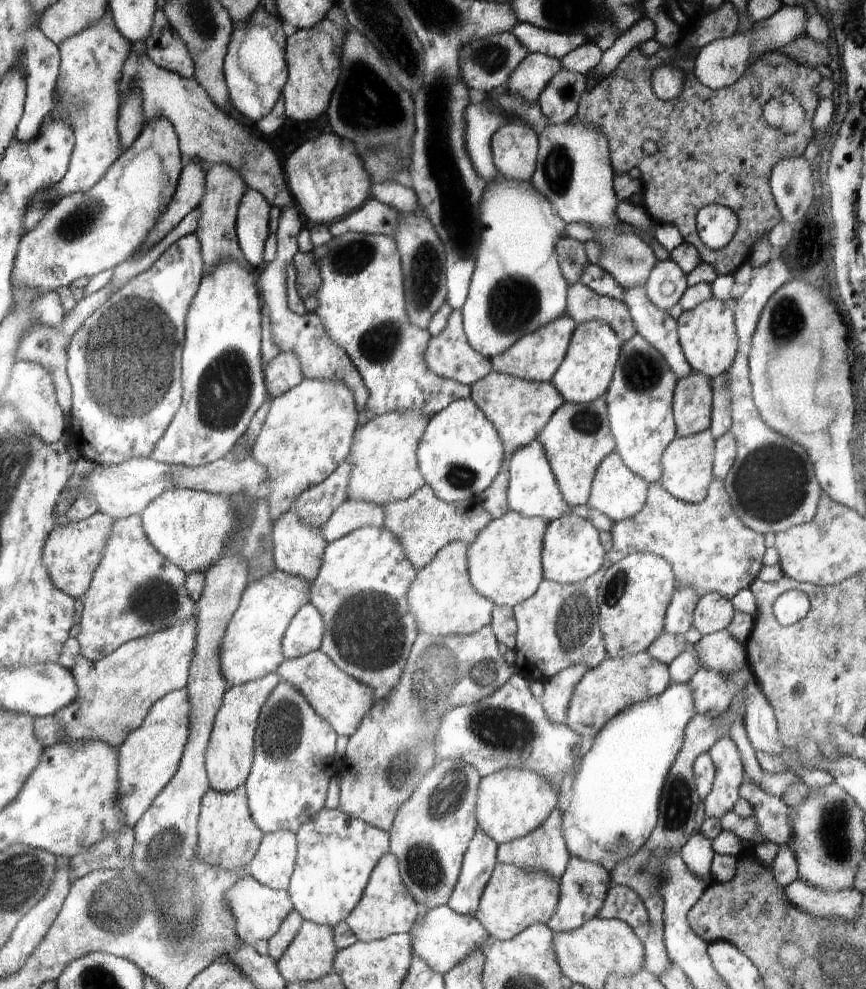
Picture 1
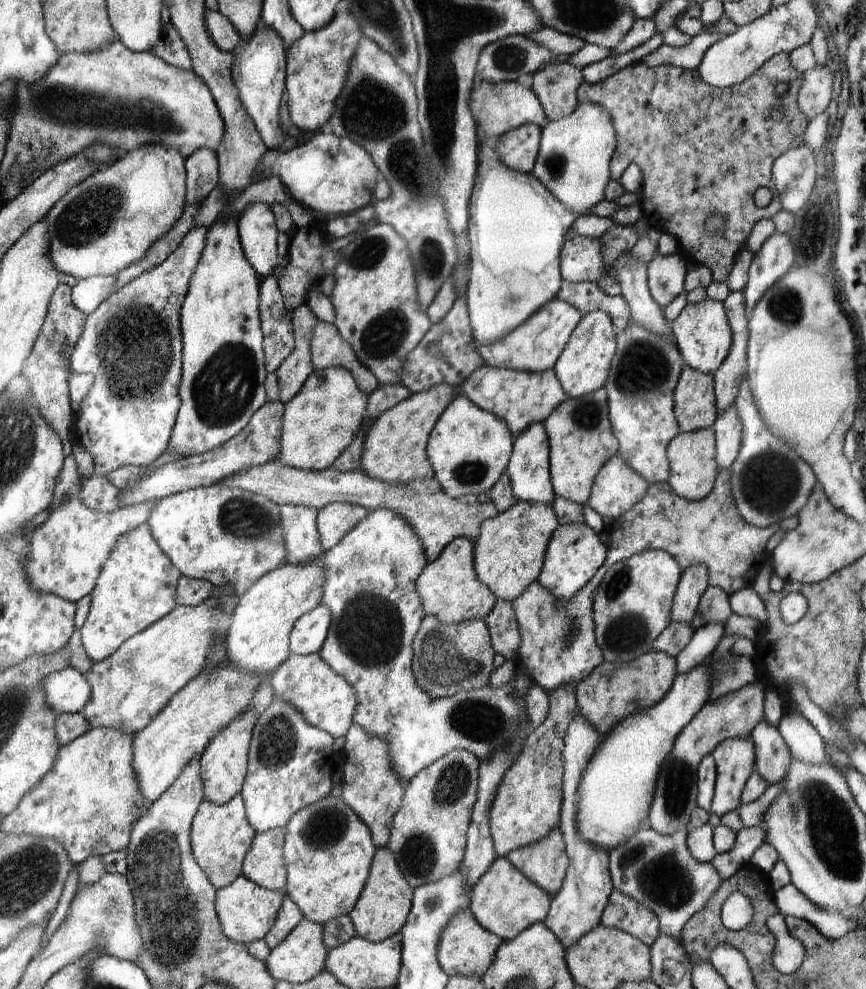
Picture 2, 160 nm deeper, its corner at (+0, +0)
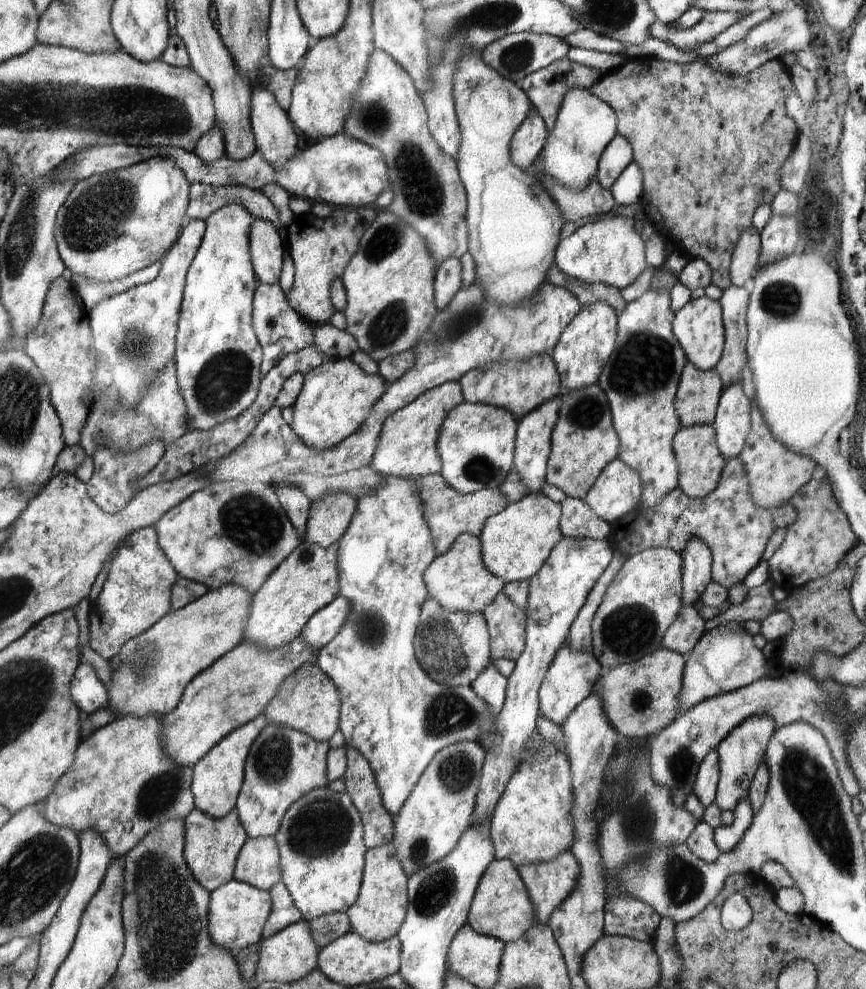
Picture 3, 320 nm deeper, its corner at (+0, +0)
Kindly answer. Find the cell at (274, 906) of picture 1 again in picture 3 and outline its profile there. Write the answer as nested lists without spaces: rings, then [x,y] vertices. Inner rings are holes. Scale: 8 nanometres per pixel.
[[[232,879],[210,893],[209,932],[216,946],[227,948],[235,955],[262,939],[263,928],[271,911],[271,896],[268,891]]]

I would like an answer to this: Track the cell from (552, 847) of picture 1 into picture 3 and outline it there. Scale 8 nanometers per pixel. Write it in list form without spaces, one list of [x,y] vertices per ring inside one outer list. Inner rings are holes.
[[[570,852],[562,853],[558,858],[545,863],[530,863],[517,866],[519,875],[526,885],[533,908],[535,909],[534,925],[548,925],[551,914],[575,889],[577,879],[581,876],[577,858]]]

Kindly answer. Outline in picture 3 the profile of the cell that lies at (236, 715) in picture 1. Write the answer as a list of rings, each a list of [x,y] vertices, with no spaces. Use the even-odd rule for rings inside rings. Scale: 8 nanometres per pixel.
[[[258,714],[250,722],[227,734],[200,762],[193,766],[194,780],[191,782],[191,791],[194,795],[196,809],[210,815],[213,819],[221,819],[235,807],[243,783],[247,756],[253,742],[267,724],[266,715]]]

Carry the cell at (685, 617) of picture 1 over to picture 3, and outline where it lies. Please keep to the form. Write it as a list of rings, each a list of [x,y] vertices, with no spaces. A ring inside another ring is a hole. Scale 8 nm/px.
[[[701,538],[688,541],[680,554],[683,560],[683,606],[693,606],[712,580],[713,554]]]

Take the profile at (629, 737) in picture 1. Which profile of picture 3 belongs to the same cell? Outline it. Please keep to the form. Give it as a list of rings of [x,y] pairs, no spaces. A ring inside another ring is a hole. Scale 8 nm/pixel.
[[[728,621],[704,632],[685,661],[682,688],[677,703],[681,704],[679,714],[696,706],[704,699],[744,688],[767,676],[767,659],[756,647],[753,636],[743,627],[744,623]]]

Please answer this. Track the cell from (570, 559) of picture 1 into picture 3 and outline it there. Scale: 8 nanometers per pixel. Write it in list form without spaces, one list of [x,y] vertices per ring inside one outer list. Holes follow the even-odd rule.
[[[562,537],[551,550],[540,570],[529,578],[529,597],[525,613],[525,647],[507,678],[507,693],[498,715],[493,745],[486,750],[473,812],[474,823],[491,816],[518,764],[519,754],[537,728],[539,688],[548,667],[565,644],[572,623],[580,613],[589,592],[606,570],[614,554],[607,539]]]

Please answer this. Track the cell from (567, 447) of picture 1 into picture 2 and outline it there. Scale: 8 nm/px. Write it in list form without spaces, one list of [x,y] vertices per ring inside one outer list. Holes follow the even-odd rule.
[[[604,388],[580,398],[565,399],[546,418],[544,430],[548,436],[550,480],[556,497],[585,505],[598,470],[617,455],[619,444],[609,420],[607,392]]]

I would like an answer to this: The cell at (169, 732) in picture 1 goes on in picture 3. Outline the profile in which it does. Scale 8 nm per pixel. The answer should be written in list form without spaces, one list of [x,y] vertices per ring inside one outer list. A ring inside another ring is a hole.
[[[300,636],[270,652],[243,640],[195,677],[178,708],[164,716],[163,740],[169,757],[186,766],[196,765],[227,734],[264,713],[284,679],[302,665],[316,663],[318,655],[319,650],[310,649]]]

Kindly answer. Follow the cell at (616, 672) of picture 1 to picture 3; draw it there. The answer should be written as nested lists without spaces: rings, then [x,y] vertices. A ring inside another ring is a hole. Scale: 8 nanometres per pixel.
[[[664,648],[656,649],[652,654],[643,656],[636,662],[629,662],[608,670],[603,670],[595,684],[596,691],[603,702],[605,713],[612,726],[623,740],[645,741],[649,736],[657,735],[678,718],[681,704],[677,703],[682,688],[686,658],[680,653]]]

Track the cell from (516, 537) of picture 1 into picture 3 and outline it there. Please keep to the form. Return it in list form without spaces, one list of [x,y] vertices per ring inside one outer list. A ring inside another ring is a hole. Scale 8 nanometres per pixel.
[[[530,491],[518,502],[511,502],[504,510],[488,517],[478,536],[486,568],[506,582],[523,581],[534,576],[563,537],[559,525],[561,514],[560,504],[540,491]]]

